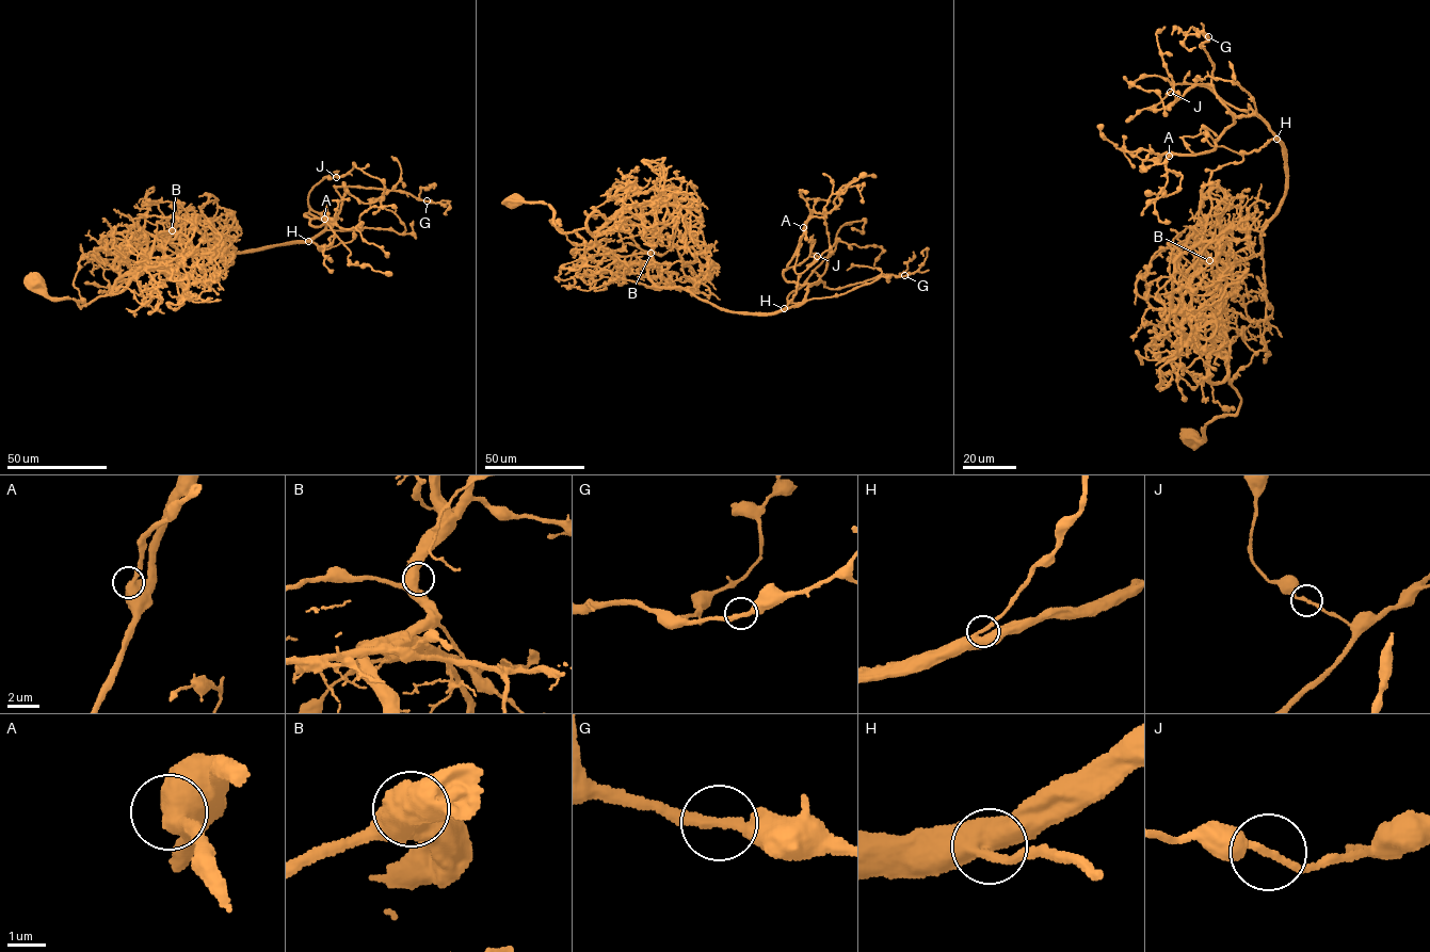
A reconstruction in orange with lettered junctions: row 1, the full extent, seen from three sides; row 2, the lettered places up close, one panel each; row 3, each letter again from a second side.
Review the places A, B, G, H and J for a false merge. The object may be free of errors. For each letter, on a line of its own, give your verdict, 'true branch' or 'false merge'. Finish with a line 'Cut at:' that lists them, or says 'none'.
A: true branch
B: true branch
G: true branch
H: true branch
J: true branch
Cut at: none

